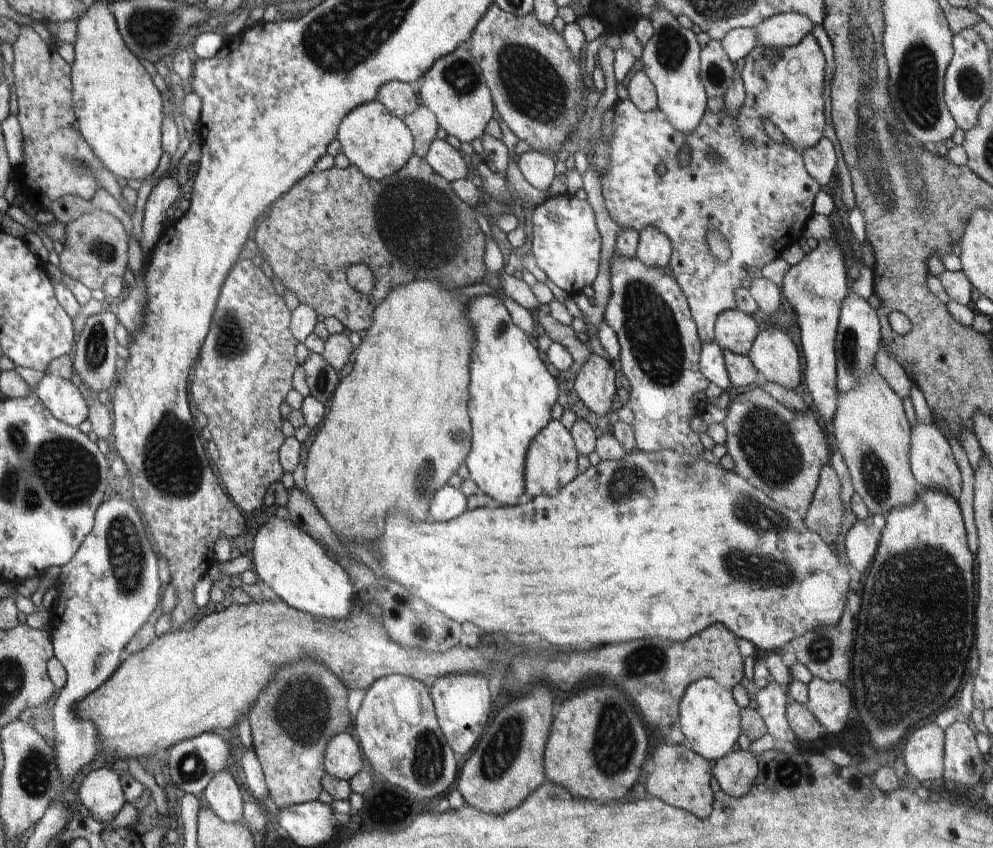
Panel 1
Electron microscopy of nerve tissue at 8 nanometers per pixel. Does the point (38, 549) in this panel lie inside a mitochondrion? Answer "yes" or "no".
no

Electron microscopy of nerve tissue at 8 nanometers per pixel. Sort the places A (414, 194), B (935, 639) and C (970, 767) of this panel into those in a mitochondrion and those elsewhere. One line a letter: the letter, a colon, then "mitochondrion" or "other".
A: mitochondrion
B: mitochondrion
C: mitochondrion

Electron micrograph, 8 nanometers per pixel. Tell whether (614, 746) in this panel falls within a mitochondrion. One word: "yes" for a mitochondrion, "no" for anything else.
yes

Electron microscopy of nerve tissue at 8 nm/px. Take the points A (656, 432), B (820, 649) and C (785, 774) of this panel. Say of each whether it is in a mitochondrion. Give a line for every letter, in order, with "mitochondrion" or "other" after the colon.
A: other
B: mitochondrion
C: mitochondrion

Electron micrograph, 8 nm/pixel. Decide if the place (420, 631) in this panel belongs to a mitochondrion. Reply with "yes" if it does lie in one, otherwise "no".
yes

